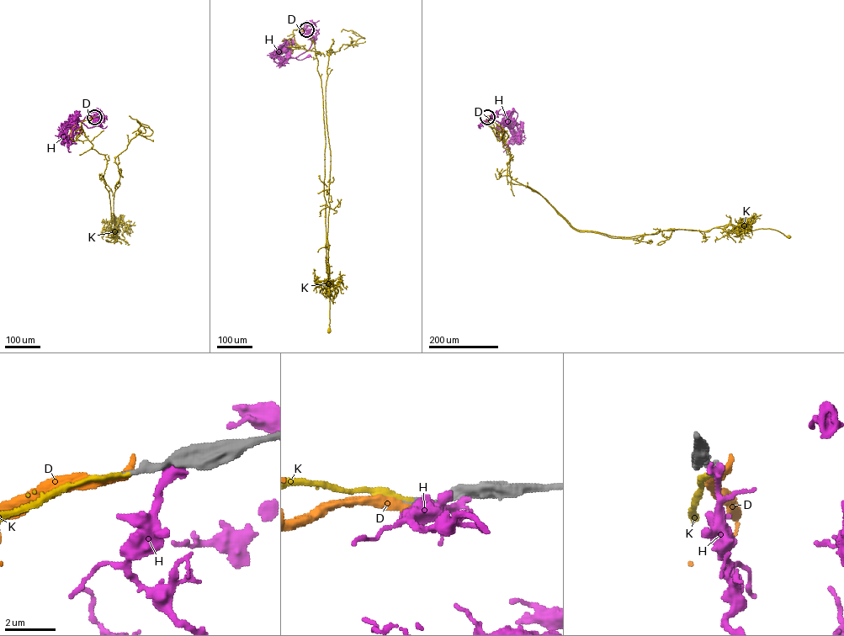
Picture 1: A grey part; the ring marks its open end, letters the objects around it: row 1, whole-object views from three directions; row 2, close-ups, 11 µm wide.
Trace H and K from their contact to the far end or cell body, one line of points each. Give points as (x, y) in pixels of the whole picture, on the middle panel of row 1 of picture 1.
H: (307, 29), (311, 39), (310, 48), (297, 56), (291, 57), (301, 60), (309, 55)
K: (306, 29), (299, 28), (293, 33), (298, 45), (319, 52), (315, 55), (321, 82), (325, 138), (329, 331)

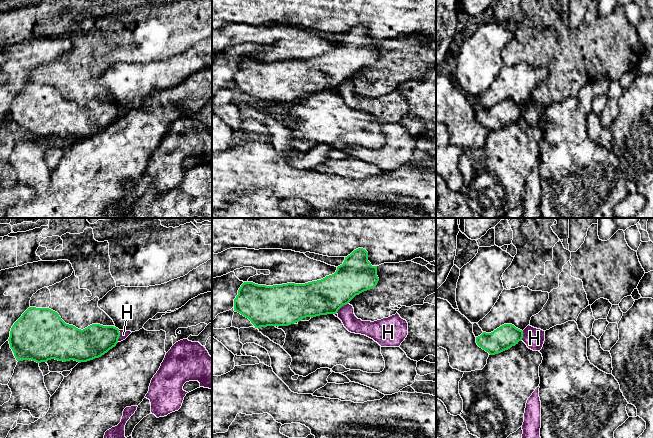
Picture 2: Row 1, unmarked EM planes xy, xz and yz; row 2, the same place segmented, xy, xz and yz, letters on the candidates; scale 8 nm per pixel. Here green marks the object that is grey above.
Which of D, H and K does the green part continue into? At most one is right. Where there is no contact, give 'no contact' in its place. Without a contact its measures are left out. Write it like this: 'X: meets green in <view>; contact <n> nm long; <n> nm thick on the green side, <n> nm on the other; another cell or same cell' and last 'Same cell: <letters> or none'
D: no contact; another cell
H: meets green in xz; contact 120 nm long; 280 nm thick on the green side, 130 nm on the other; another cell
K: no contact; same cell
Same cell: K

